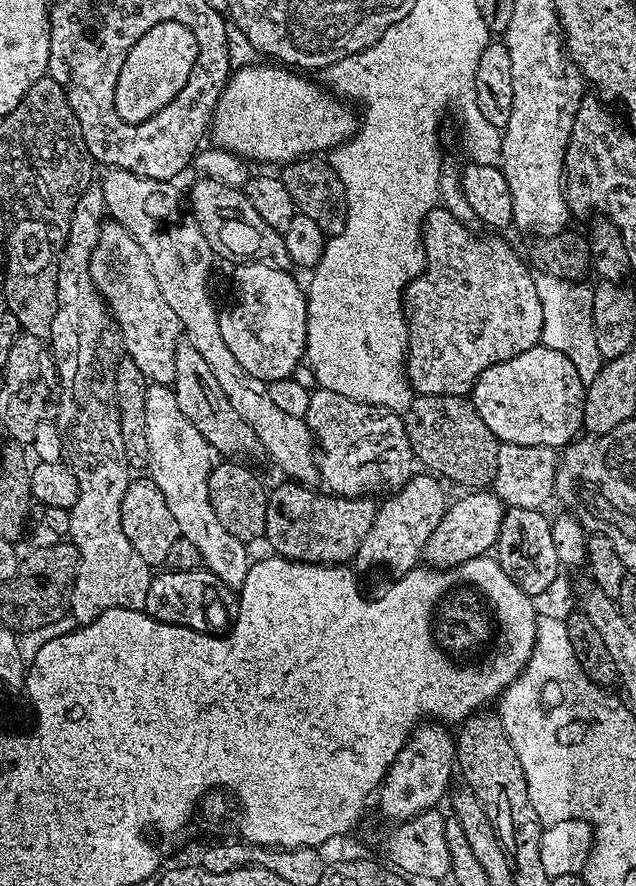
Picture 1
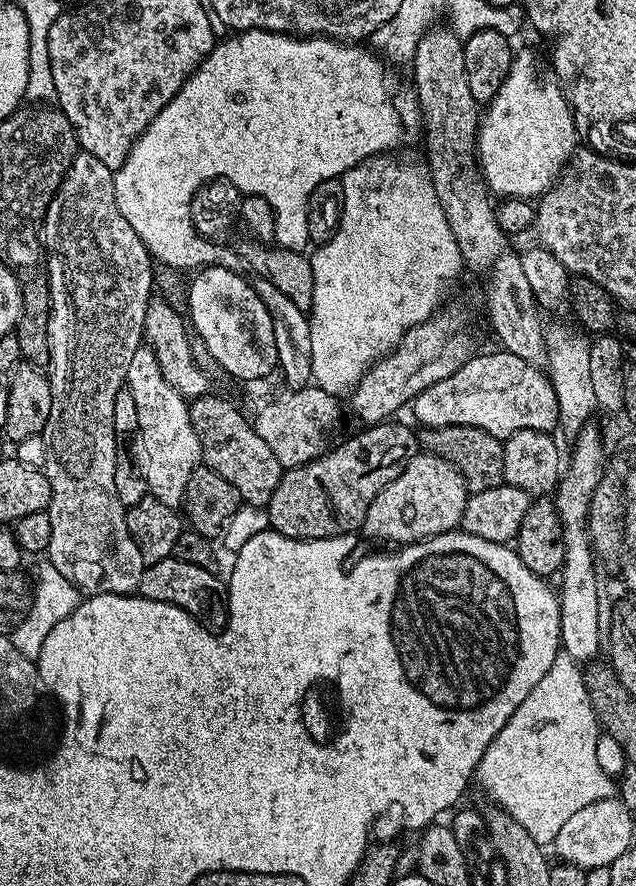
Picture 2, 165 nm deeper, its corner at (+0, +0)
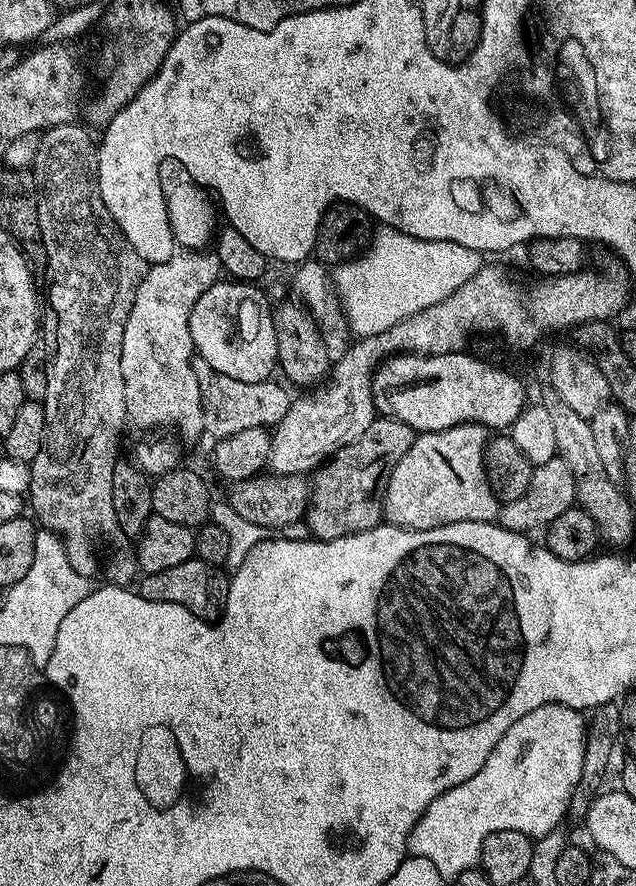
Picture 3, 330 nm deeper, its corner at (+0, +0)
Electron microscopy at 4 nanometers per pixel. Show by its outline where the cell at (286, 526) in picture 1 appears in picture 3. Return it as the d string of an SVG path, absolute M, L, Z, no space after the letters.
M378 418L354 442L339 448L310 476L307 489L306 520L317 540L353 536L375 528L382 520L382 489L394 466L410 450L414 433L410 426L395 418Z

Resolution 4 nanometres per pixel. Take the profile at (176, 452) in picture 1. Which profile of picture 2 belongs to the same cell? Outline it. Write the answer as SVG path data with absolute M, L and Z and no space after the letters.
M147 346L134 350L134 358L130 358L126 387L130 390L130 394L134 394L134 406L138 406L138 441L140 440L141 448L137 447L134 455L137 468L146 478L148 495L158 498L158 502L166 506L179 509L184 502L186 482L190 482L190 474L194 474L194 470L202 464L198 434L194 434L194 426L188 413L189 401L180 396L178 390L170 386L170 382L166 382L162 366L158 366L158 358L154 358L152 349Z

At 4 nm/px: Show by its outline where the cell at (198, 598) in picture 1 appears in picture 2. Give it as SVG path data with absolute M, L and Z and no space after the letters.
M168 556L162 562L154 562L145 567L139 595L147 600L157 600L178 606L195 618L197 624L209 630L223 630L228 627L228 589L223 579L215 572L207 572L201 566L190 565Z

